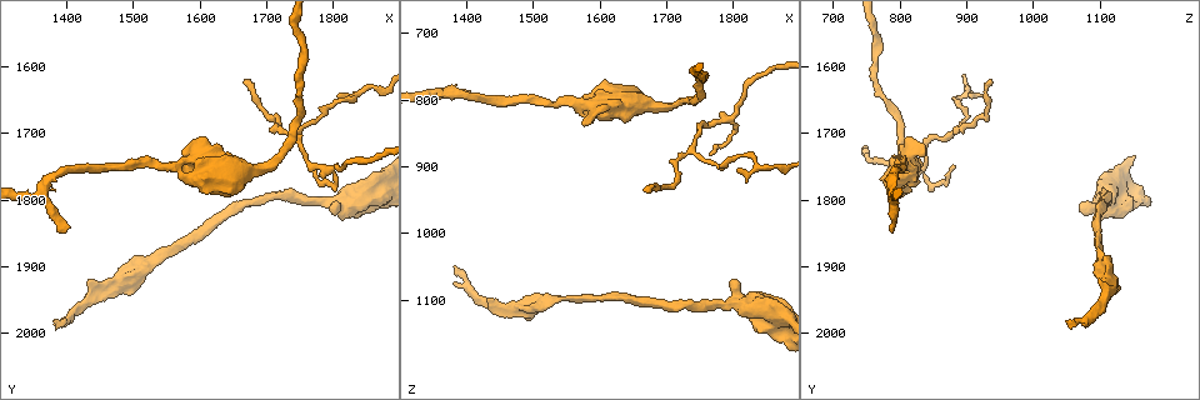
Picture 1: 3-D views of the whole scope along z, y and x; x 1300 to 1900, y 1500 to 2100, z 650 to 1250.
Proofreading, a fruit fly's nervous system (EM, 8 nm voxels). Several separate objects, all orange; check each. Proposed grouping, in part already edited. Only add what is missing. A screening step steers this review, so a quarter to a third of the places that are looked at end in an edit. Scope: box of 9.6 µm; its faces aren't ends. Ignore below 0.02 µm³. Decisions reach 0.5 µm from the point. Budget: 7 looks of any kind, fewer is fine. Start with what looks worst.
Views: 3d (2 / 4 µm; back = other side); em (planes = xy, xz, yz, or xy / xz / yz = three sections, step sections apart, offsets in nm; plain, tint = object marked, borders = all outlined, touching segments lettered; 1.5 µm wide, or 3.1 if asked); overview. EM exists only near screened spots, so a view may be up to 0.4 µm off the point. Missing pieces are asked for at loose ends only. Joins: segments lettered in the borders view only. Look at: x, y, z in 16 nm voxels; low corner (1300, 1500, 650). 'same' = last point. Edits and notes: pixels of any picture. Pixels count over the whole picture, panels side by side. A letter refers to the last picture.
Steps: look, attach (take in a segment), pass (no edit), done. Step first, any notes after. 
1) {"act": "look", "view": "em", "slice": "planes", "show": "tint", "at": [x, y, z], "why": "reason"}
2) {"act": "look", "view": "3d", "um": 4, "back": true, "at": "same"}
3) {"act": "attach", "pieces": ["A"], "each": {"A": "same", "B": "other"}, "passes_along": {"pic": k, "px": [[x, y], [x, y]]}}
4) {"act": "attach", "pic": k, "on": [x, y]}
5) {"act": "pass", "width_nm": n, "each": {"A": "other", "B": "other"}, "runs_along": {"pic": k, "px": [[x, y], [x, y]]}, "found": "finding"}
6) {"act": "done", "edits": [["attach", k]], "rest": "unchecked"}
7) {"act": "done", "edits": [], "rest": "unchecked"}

{"act": "look", "view": "3d", "um": 2, "at": [1380, 1985, 1050], "why": "thin end"}

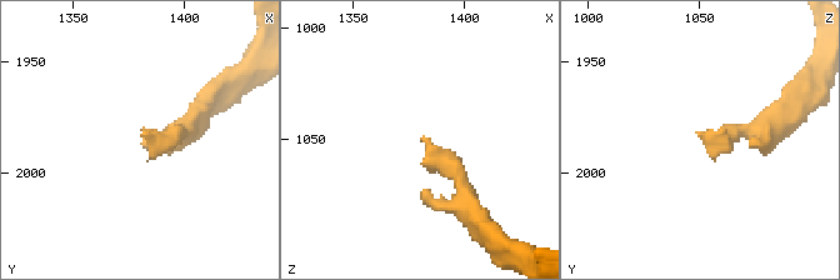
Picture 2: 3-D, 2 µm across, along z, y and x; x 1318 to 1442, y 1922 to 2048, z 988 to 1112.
{"act": "look", "view": "em", "slice": "planes", "show": "borders", "at": [1383, 1982, 1051], "why": "need the tissue"}

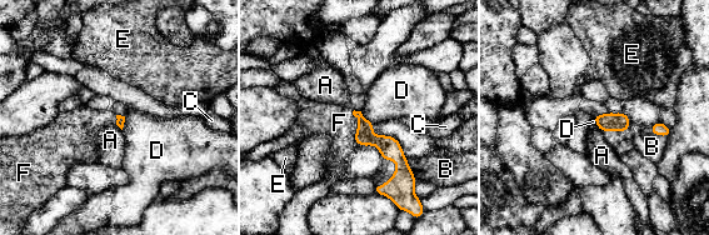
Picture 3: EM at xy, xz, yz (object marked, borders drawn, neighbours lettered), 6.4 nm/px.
{"act": "attach", "pieces": ["F"], "each": {"A": "other", "B": "other", "C": "other", "D": "other", "E": "other", "F": "same"}, "found": "the cell continues"}

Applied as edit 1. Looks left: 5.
{"act": "look", "view": "3d", "um": 4, "at": [1400, 1845, 785], "why": "free end"}

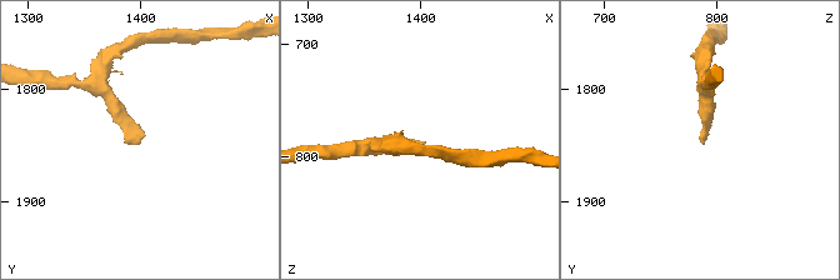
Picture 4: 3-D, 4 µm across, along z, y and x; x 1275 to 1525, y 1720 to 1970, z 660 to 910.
{"act": "look", "view": "em", "slice": "planes", "show": "borders", "at": [1396, 1850, 788]}

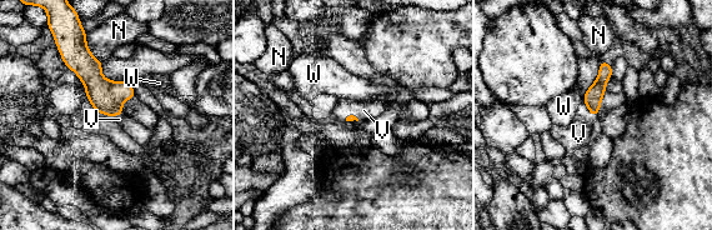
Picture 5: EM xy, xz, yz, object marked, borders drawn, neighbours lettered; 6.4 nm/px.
{"act": "attach", "pieces": ["V"], "longest_contact_nm": ["N", 200], "each": {"N": "other", "V": "same", "W": "other"}, "passes_along": {"pic": 5, "px": [[106, 96], [109, 115], [119, 119]]}, "found": "it goes on there"}

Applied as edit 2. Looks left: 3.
{"act": "look", "view": "overview", "why": "see it whole again"}

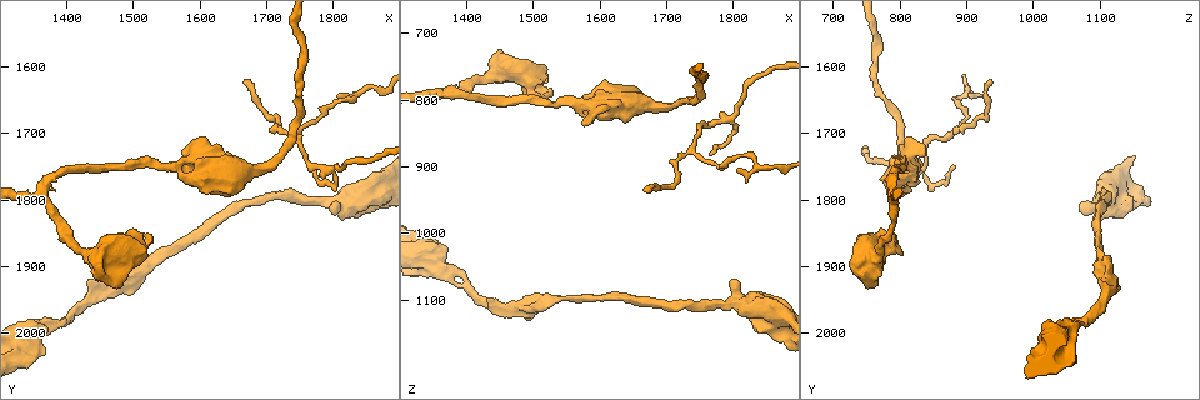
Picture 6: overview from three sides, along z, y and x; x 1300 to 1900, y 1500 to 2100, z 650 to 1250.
{"act": "look", "view": "em", "slice": "xz", "step": 8, "show": "plain", "at": [1665, 1625, 935], "why": "tapers out"}

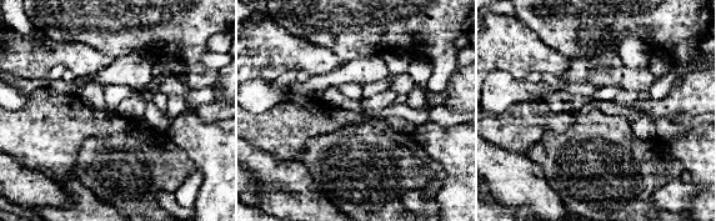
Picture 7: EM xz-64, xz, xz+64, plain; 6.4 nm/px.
{"act": "look", "view": "em", "slice": "xz", "step": 8, "show": "borders", "at": "same", "why": "what lies round it"}

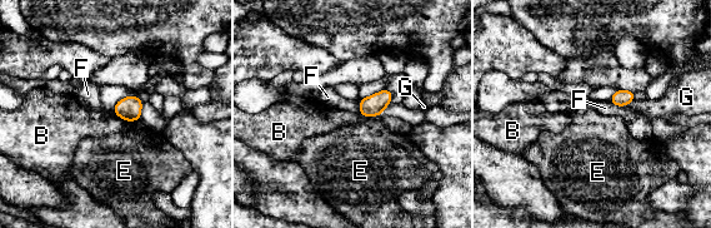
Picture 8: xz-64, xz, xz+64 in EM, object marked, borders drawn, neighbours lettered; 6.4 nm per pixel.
{"act": "pass", "each": {"B": "other", "E": "other", "F": "other", "G": "other"}, "border": {"pic": 8, "px": [[609, 102], [616, 105], [626, 105]]}, "found": "none of them fits"}

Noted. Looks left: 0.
{"act": "done", "edits": [["attach", 3], ["attach", 5]], "rest": "unchecked"}

